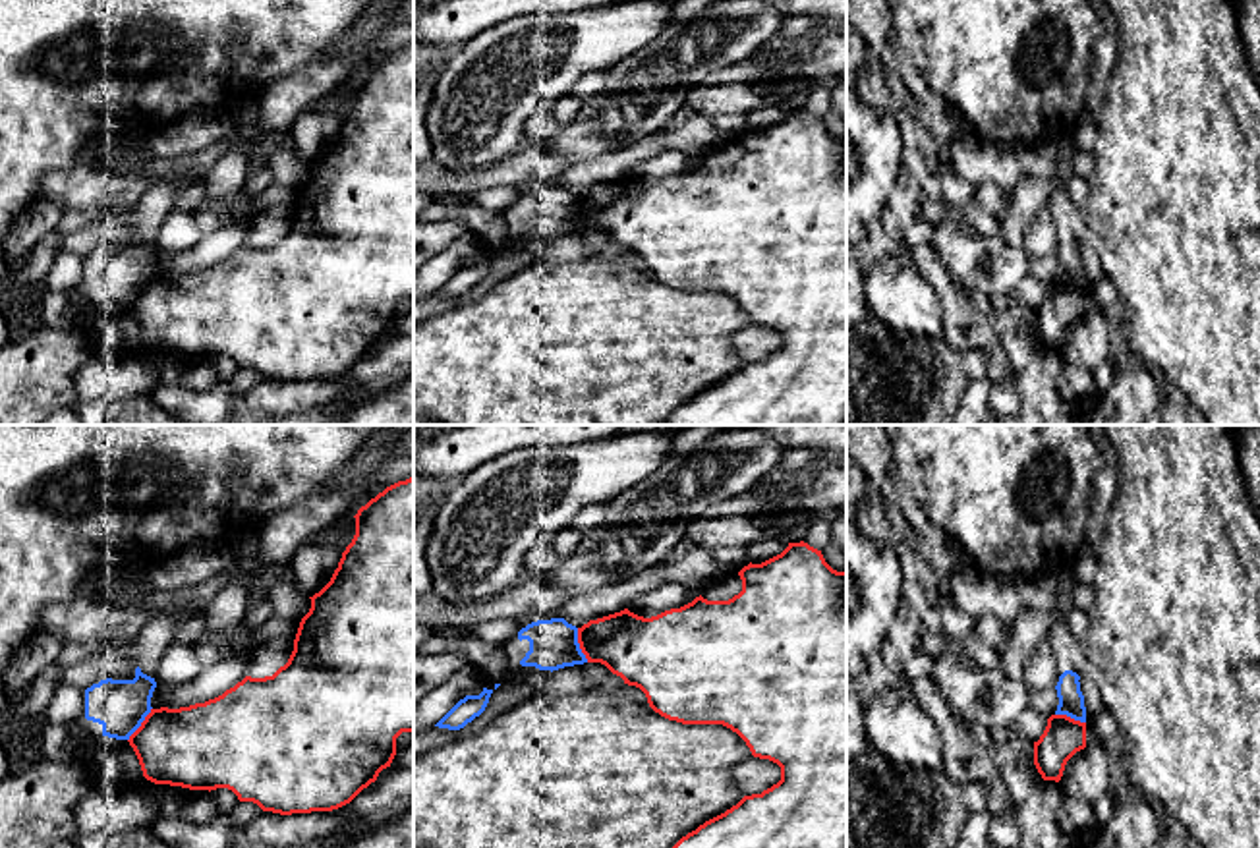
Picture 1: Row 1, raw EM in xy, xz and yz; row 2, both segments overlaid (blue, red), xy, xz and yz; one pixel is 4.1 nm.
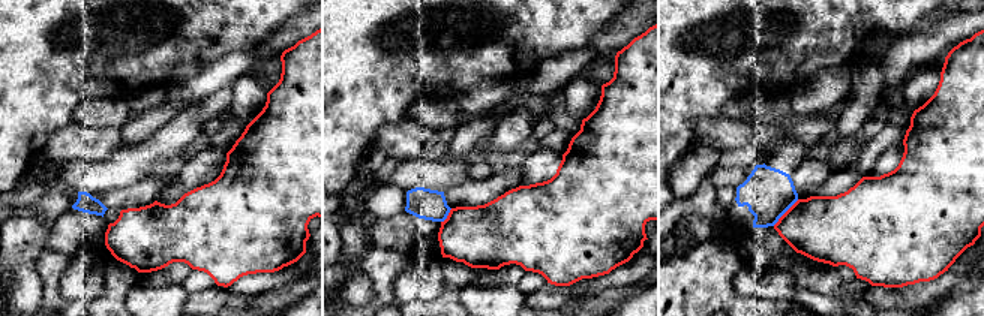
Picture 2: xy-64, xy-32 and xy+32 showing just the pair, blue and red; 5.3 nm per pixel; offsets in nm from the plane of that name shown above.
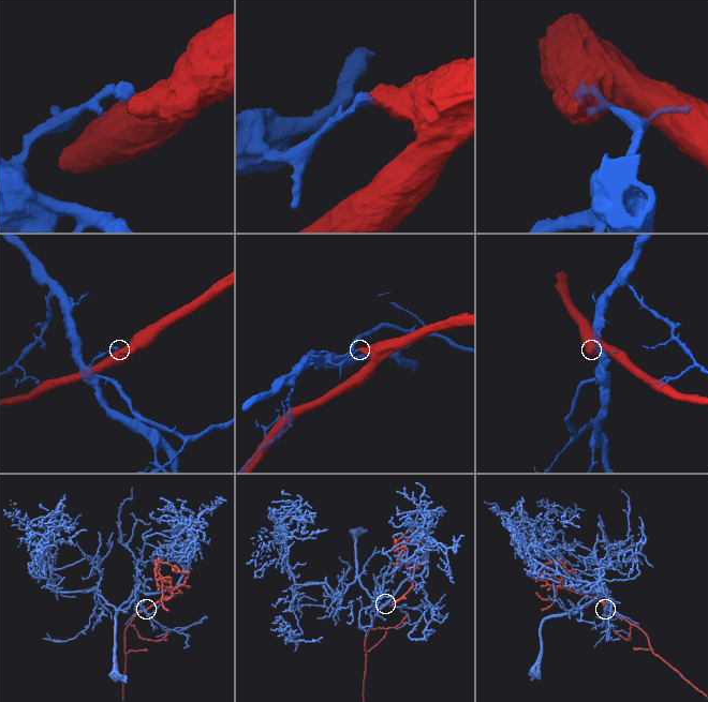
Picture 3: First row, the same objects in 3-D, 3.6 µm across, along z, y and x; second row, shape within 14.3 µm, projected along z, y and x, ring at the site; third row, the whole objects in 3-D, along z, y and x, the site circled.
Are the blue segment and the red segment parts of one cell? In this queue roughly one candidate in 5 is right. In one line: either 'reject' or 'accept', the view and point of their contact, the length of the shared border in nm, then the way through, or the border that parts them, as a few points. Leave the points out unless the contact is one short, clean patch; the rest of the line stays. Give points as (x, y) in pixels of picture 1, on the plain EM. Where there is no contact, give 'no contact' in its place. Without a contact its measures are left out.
reject | xz (578, 213) | 150 nm | along xz (576, 196), (580, 219), (588, 228)

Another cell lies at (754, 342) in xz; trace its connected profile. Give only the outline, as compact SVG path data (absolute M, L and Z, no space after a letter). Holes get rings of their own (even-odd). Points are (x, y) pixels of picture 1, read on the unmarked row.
M750 325L732 336L734 353L744 361L761 361L781 348L781 334L769 326Z

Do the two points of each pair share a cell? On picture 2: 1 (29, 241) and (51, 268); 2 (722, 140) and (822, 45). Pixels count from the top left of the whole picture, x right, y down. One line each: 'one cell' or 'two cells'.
1: two cells
2: two cells

